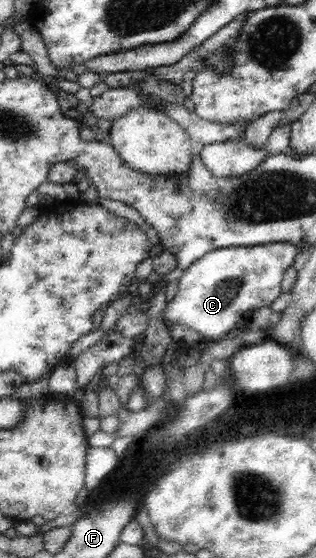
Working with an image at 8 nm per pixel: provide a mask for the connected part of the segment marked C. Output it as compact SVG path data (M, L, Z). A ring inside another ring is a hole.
M291 242L212 248L177 276L179 289L167 303L162 320L196 330L205 342L218 342L232 328L247 324L253 311L270 307L283 293L280 285L284 273L294 264L298 252L299 248Z

